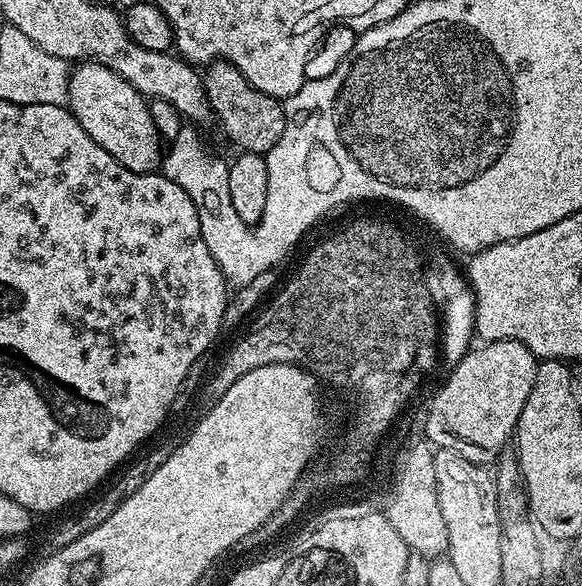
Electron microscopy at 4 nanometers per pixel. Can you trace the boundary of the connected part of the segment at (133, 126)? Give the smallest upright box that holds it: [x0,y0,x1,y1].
[67,62,162,172]

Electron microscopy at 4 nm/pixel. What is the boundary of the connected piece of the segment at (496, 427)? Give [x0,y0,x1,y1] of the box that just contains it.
[424,340,538,466]

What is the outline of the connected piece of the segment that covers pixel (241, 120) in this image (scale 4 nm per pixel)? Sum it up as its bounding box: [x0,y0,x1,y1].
[203,59,286,154]

